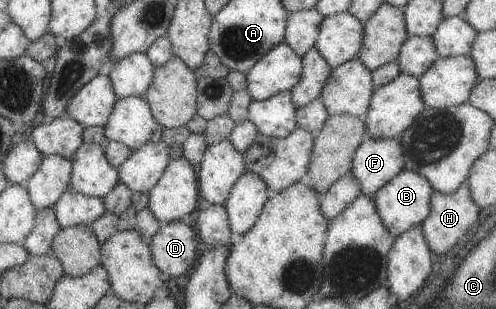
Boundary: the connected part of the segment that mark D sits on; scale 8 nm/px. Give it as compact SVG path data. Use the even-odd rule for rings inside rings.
M181 220L161 224L148 246L153 265L177 280L187 275L199 254L193 229Z

